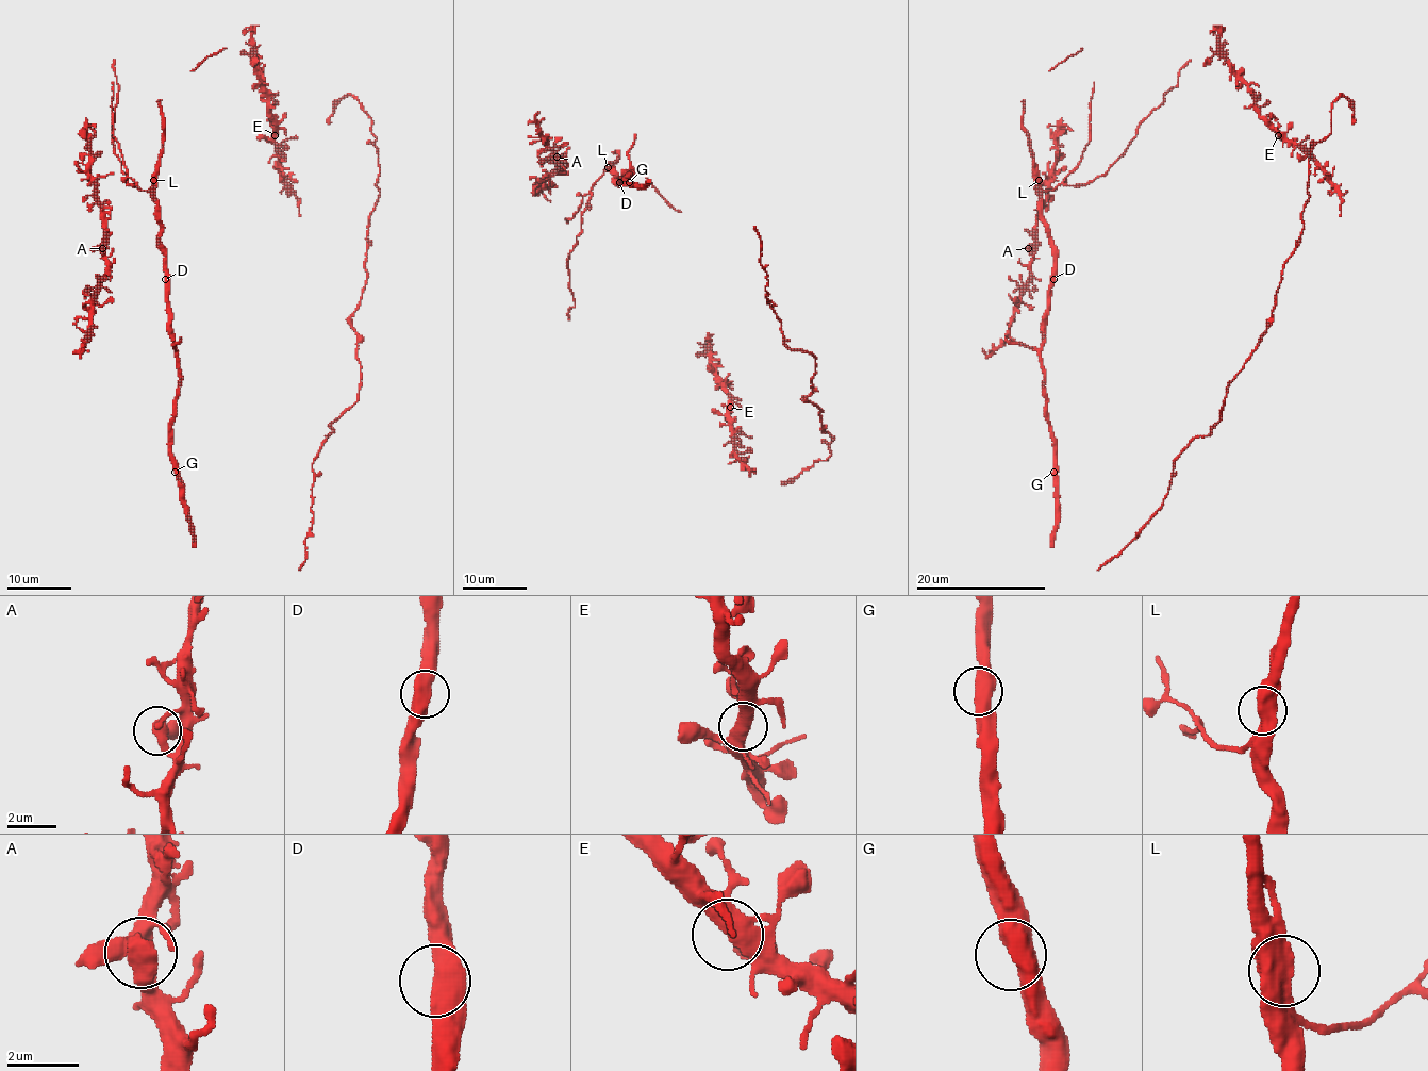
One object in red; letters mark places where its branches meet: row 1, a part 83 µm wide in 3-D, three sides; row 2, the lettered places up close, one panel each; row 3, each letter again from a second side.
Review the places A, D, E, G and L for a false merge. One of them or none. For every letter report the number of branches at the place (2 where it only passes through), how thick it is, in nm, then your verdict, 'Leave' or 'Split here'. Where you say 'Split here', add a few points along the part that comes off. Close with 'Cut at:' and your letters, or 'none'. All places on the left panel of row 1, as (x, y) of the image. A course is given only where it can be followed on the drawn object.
A: Branches: 1. Thickness 600 nm. Leave
D: Branches: 2. Thickness 550 nm. Leave
E: Branches: 3. Thickness 440 nm. Leave
G: Branches: 2. Thickness 500 nm. Leave
L: Branches: 2. Thickness 550 nm. Leave
Cut at: none

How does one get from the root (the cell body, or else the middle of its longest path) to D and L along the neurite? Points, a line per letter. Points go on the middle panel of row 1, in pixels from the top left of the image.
D: (632, 184), (626, 182), (634, 172), (631, 169), (619, 182)
L: (632, 184), (626, 182), (634, 172), (631, 169), (618, 182), (609, 168)

